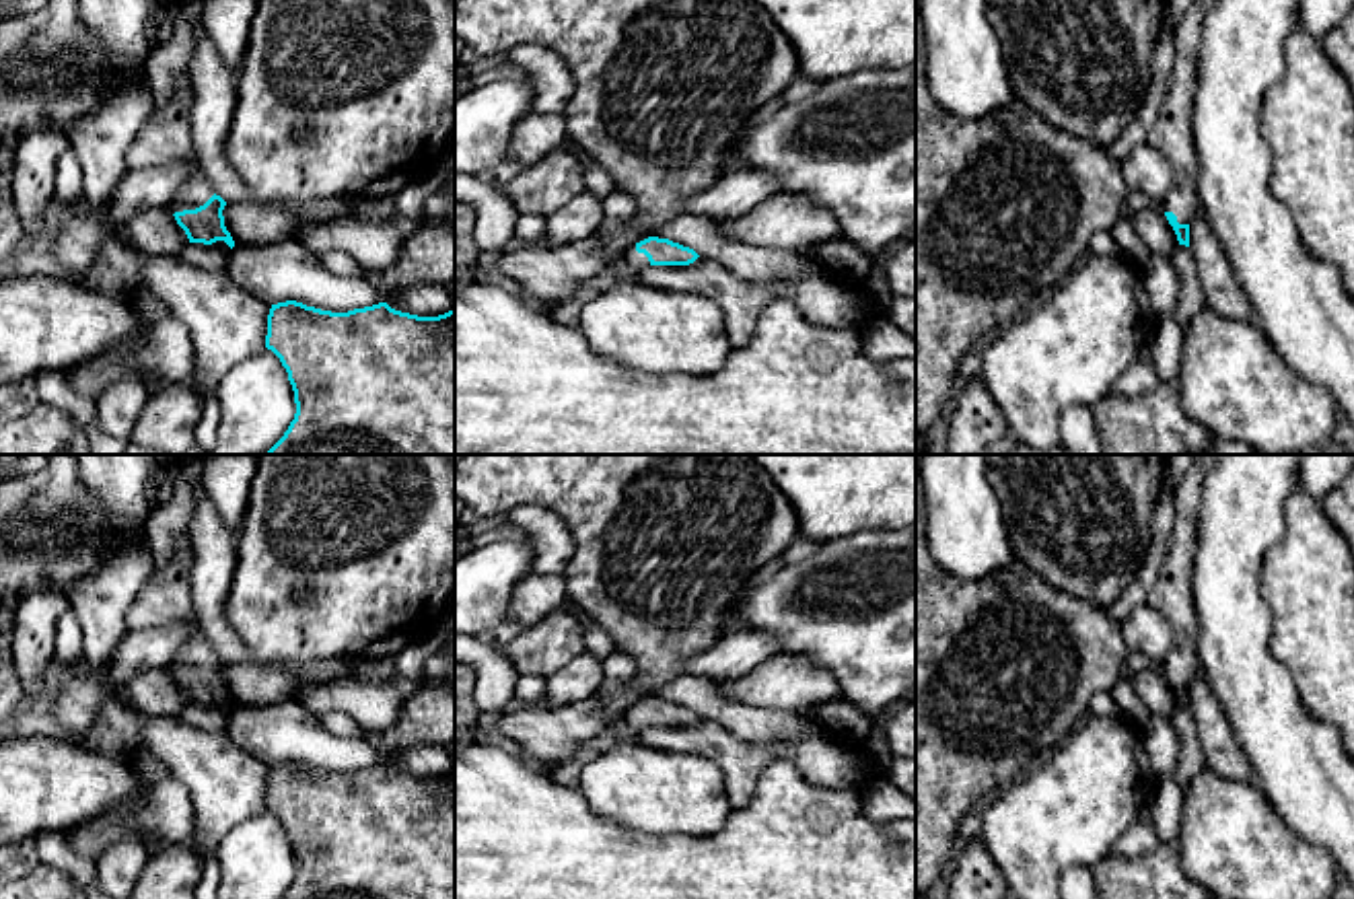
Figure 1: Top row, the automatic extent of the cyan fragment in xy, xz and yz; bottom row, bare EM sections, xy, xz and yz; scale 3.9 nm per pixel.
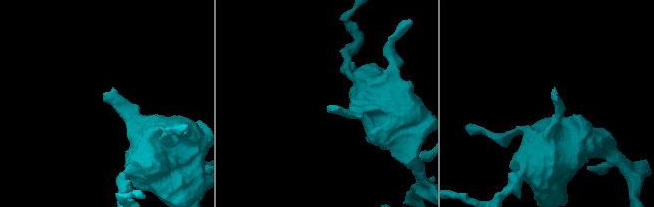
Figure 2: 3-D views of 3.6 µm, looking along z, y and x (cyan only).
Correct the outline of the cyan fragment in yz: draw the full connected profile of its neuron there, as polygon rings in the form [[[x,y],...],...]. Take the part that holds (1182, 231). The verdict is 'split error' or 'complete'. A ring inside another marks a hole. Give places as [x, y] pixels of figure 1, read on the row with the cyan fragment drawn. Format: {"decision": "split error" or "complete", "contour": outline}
{"decision": "split error", "contour": [[[1193,0],[1175,25],[1177,58],[1169,76],[1163,111],[1146,140],[1156,146],[1173,169],[1173,189],[1161,204],[1179,245],[1189,247],[1189,218],[1198,210],[1198,154],[1193,148],[1193,97],[1202,23],[1216,0]]]}

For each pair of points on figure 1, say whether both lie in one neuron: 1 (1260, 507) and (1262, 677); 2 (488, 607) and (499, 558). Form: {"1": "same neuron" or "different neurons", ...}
{"1": "same neuron", "2": "same neuron"}

